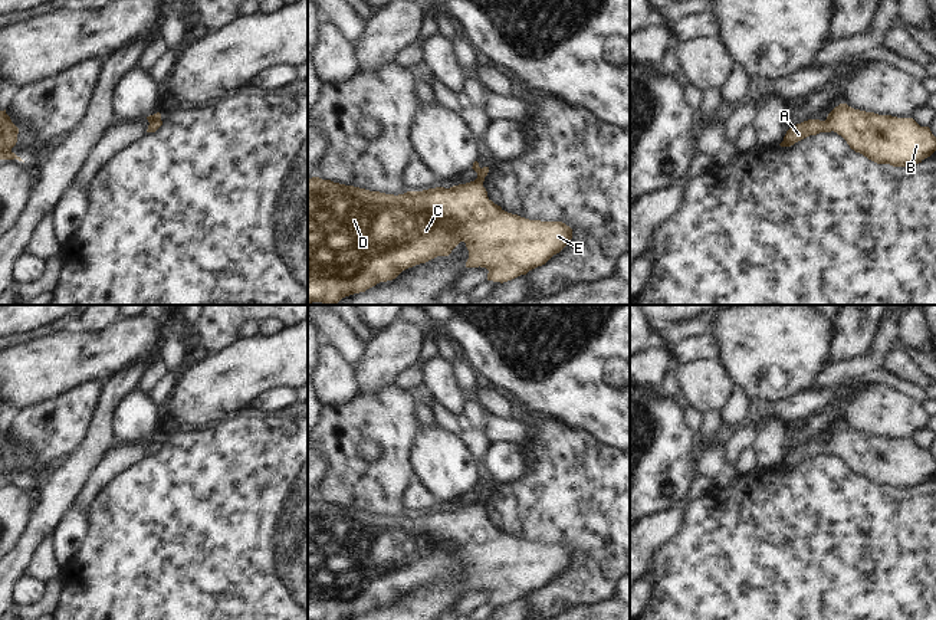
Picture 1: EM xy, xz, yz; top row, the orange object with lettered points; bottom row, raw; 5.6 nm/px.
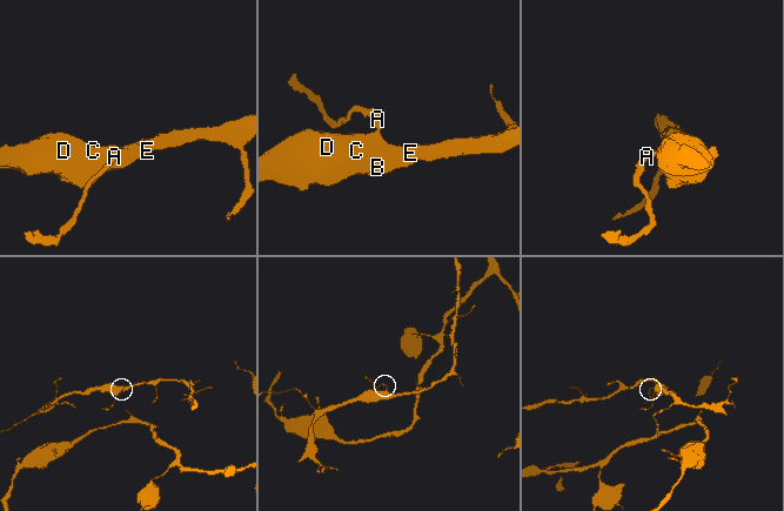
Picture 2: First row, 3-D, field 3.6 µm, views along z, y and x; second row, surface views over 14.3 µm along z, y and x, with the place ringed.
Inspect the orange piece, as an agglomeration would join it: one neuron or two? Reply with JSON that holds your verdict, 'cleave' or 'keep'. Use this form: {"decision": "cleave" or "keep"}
{"decision": "keep"}

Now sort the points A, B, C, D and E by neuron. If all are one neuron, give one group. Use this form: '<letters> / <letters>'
A B C D E

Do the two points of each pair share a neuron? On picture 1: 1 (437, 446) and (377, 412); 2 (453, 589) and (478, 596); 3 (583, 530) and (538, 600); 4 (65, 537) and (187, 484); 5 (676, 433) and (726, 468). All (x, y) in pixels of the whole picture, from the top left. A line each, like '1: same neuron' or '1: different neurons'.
1: different neurons
2: different neurons
3: same neuron
4: different neurons
5: different neurons

